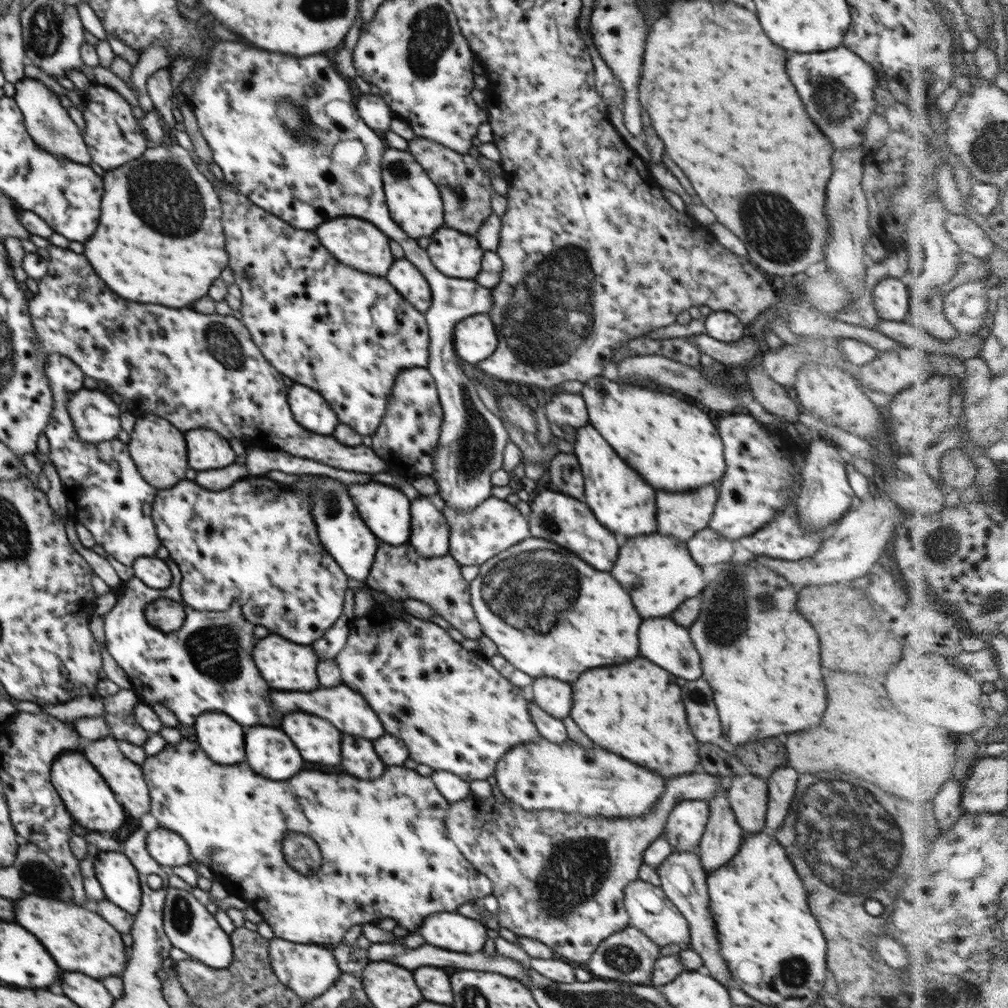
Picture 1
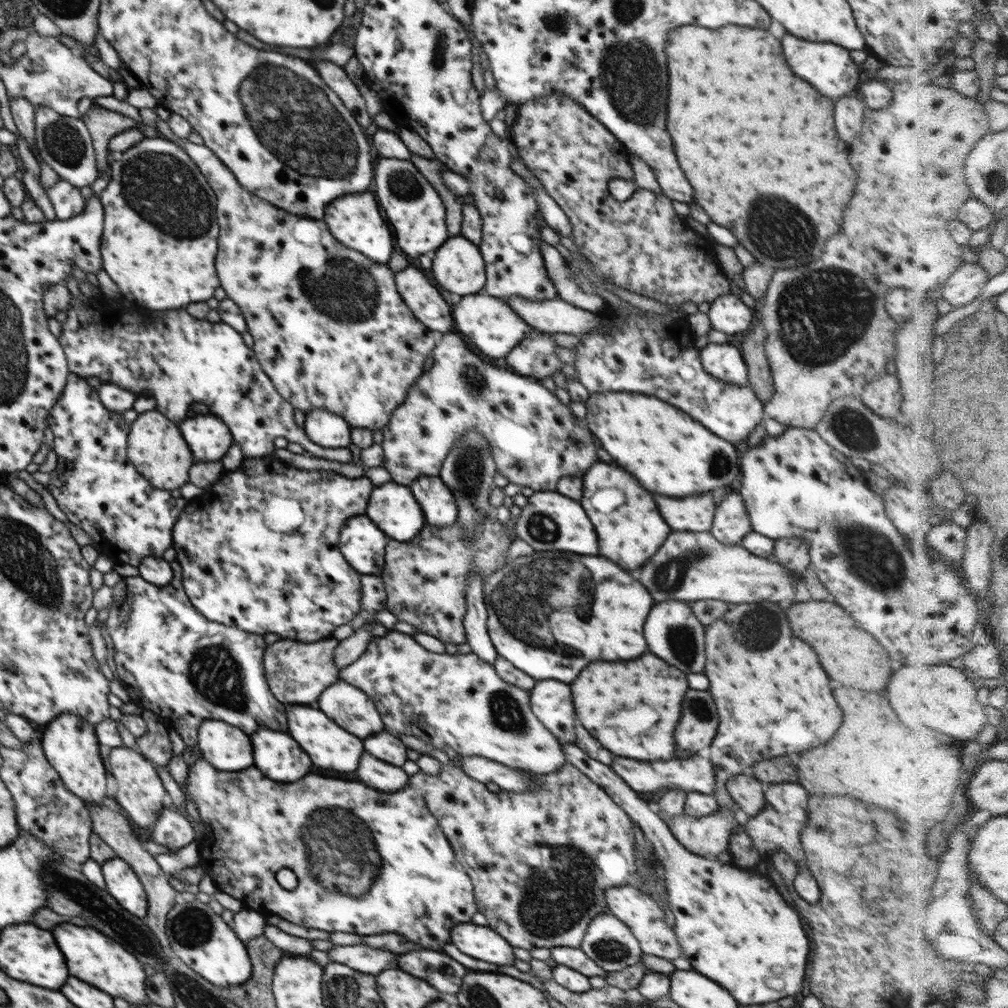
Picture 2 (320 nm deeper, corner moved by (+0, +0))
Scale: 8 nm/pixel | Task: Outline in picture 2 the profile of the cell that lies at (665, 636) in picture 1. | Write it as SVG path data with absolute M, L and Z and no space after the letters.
M677 600L658 602L644 624L644 636L652 654L660 656L668 664L676 666L682 672L702 673L706 664L705 651L706 626L696 620L691 603Z

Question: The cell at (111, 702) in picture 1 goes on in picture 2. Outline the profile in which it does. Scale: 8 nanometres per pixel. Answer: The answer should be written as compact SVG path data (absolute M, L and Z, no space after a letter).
M149 708L142 711L141 717L146 722L147 731L137 738L134 749L153 764L166 766L174 755L168 728Z

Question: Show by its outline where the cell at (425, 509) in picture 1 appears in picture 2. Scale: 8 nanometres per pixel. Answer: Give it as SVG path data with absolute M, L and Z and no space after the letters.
M420 476L408 487L422 507L426 523L434 527L449 527L457 521L456 499L439 476Z

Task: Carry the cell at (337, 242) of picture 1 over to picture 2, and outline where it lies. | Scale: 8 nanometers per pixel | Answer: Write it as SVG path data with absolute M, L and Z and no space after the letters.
M368 190L362 194L352 193L334 199L326 205L322 219L336 240L339 240L345 247L358 250L374 262L386 264L390 260L390 256L394 252L394 240L392 240L386 220L380 214L379 204L374 194L370 194Z

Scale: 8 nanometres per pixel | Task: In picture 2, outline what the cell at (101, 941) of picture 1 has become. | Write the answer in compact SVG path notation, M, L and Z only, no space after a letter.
M62 924L54 928L54 938L66 956L70 976L76 976L114 998L123 998L130 1004L149 1002L146 994L147 977L143 965L117 942L92 928L80 928L74 924Z

